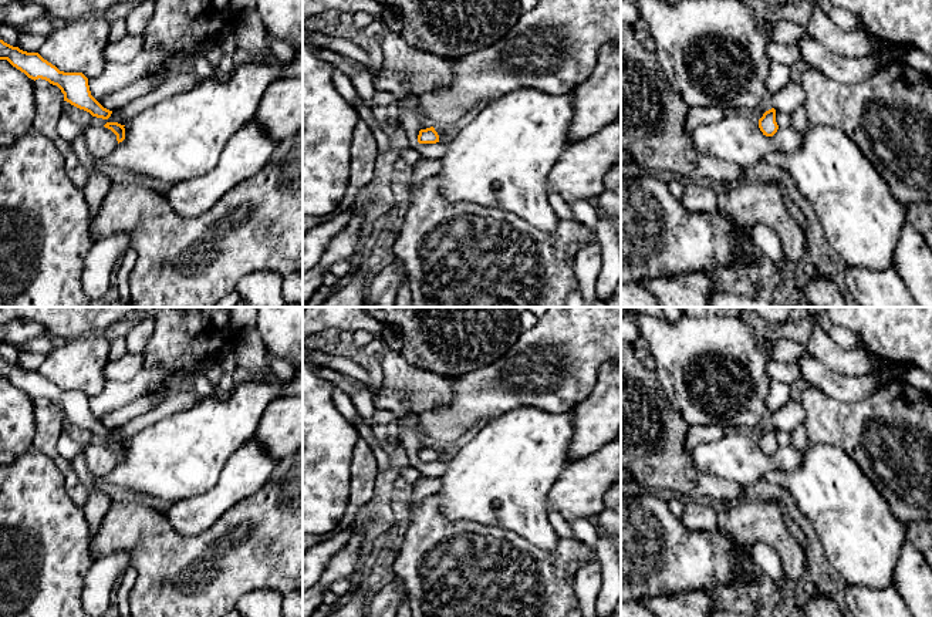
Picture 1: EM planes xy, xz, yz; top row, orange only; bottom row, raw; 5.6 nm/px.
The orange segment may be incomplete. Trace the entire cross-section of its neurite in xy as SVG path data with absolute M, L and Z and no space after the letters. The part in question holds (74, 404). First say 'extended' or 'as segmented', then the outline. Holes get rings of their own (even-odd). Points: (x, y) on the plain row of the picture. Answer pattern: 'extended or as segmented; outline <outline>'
as segmented; outline M0 358L0 378L7 378L34 399L41 397L57 404L64 412L64 419L90 431L92 435L108 438L112 432L91 414L88 397L82 391L60 390L38 371L23 370L3 358Z

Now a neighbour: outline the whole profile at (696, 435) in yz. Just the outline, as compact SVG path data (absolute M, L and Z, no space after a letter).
M720 425L689 426L685 439L685 449L690 454L698 445L720 439L725 432L726 429Z

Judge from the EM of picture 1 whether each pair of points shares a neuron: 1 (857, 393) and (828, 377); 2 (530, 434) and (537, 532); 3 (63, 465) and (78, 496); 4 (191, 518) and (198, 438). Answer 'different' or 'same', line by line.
1: same
2: same
3: same
4: different

